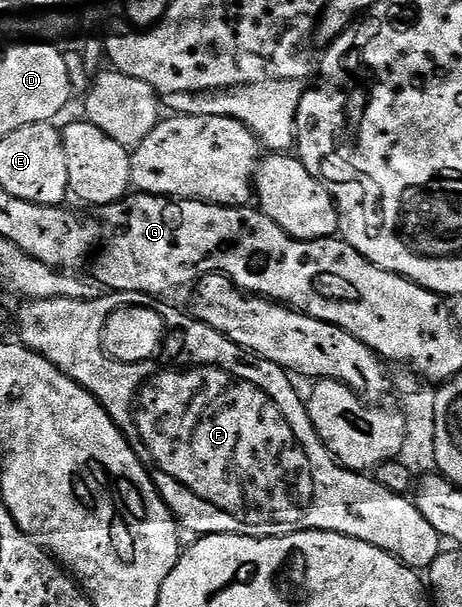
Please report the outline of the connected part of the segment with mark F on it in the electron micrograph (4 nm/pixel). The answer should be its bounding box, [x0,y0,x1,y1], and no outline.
[18,292,440,570]

